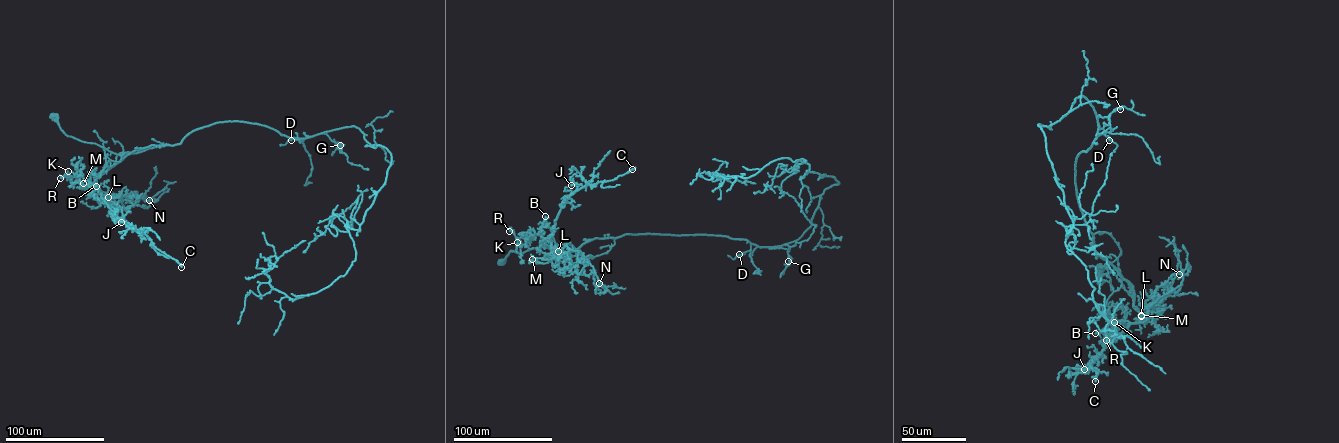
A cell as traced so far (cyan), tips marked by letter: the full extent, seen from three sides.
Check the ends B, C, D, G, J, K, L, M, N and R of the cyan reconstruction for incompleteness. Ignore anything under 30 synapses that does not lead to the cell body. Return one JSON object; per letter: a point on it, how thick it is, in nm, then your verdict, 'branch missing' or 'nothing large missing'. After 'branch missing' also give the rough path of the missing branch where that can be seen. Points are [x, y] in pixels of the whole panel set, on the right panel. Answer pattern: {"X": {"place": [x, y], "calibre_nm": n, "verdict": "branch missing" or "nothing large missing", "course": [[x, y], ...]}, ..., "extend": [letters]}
{"B": {"place": [1095, 333], "calibre_nm": 240, "verdict": "nothing large missing"}, "C": {"place": [1095, 381], "calibre_nm": 240, "verdict": "branch missing", "course": [[1095, 381], [1114, 391], [1117, 397], [1109, 400]]}, "D": {"place": [1109, 140], "calibre_nm": 150, "verdict": "nothing large missing"}, "G": {"place": [1120, 109], "calibre_nm": 160, "verdict": "nothing large missing"}, "J": {"place": [1084, 369], "calibre_nm": 110, "verdict": "nothing large missing"}, "K": {"place": [1114, 322], "calibre_nm": 140, "verdict": "branch missing", "course": [[1114, 322], [1097, 328], [1088, 326], [1096, 323]]}, "L": {"place": [1141, 316], "calibre_nm": 170, "verdict": "nothing large missing"}, "M": {"place": [1141, 315], "calibre_nm": 180, "verdict": "nothing large missing"}, "N": {"place": [1179, 274], "calibre_nm": 200, "verdict": "nothing large missing"}, "R": {"place": [1106, 340], "calibre_nm": 170, "verdict": "nothing large missing"}, "extend": ["C", "K"]}

